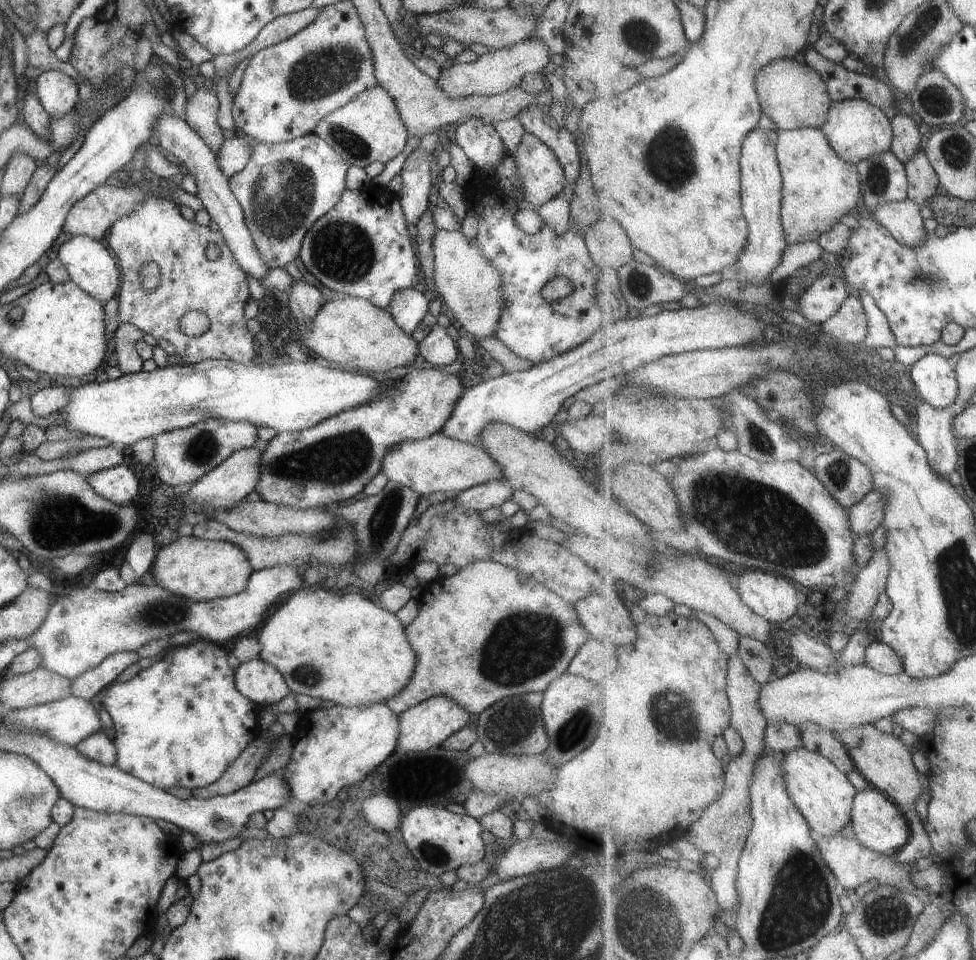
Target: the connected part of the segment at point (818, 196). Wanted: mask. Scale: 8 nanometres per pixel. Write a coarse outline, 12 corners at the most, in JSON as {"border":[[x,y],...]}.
{"border":[[821,129],[777,131],[789,246],[859,204],[857,165]]}

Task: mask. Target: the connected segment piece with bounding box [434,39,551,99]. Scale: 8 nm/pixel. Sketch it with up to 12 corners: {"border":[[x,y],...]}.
{"border":[[529,39],[479,50],[435,79],[450,99],[496,95],[541,72],[549,51]]}

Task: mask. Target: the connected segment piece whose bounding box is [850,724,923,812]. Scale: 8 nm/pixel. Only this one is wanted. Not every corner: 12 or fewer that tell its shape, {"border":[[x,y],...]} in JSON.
{"border":[[865,728],[857,771],[901,810],[923,794],[898,732]]}

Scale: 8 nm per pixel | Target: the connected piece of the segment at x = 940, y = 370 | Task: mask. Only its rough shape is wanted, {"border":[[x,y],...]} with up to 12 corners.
{"border":[[927,355],[910,371],[920,397],[947,409],[960,397],[955,366]]}

